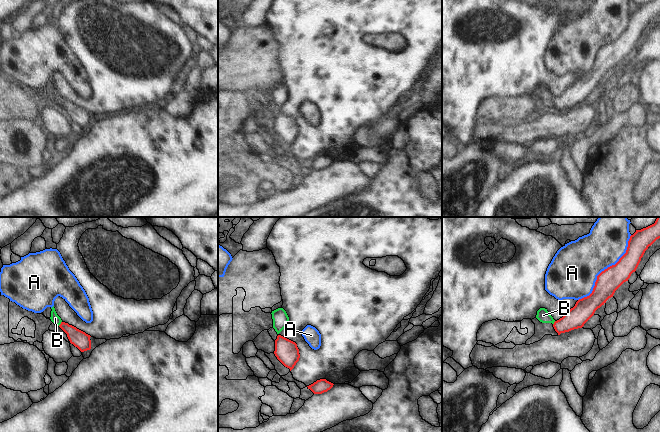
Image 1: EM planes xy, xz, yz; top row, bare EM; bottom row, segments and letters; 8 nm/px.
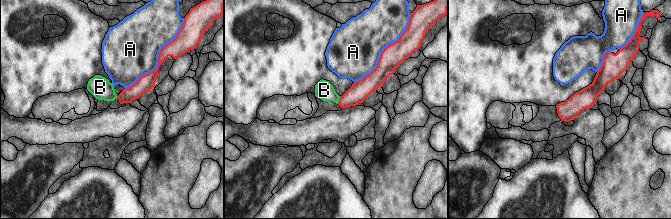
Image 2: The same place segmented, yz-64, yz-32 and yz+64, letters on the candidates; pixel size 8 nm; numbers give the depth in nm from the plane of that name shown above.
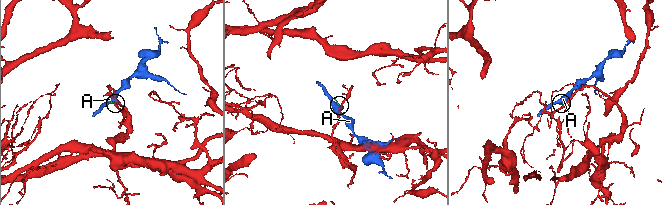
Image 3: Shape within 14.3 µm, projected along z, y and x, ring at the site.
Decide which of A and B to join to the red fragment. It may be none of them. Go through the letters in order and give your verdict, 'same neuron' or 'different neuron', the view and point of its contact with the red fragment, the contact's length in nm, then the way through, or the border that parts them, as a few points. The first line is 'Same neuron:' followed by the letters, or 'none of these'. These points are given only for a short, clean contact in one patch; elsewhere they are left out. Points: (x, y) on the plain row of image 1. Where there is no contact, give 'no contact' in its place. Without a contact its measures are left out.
Same neuron: B
A: different neuron; contact yz (605, 45); length 700 nm
B: same neuron; contact xy (61, 99); length 50 nm; way xy (81, 116), (61, 99), (55, 94)

